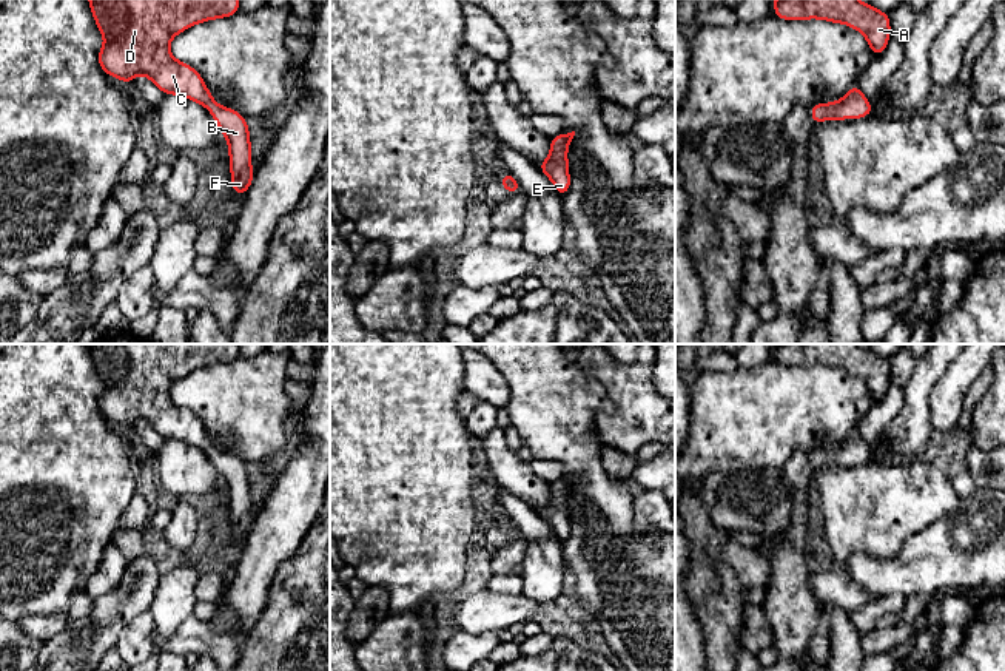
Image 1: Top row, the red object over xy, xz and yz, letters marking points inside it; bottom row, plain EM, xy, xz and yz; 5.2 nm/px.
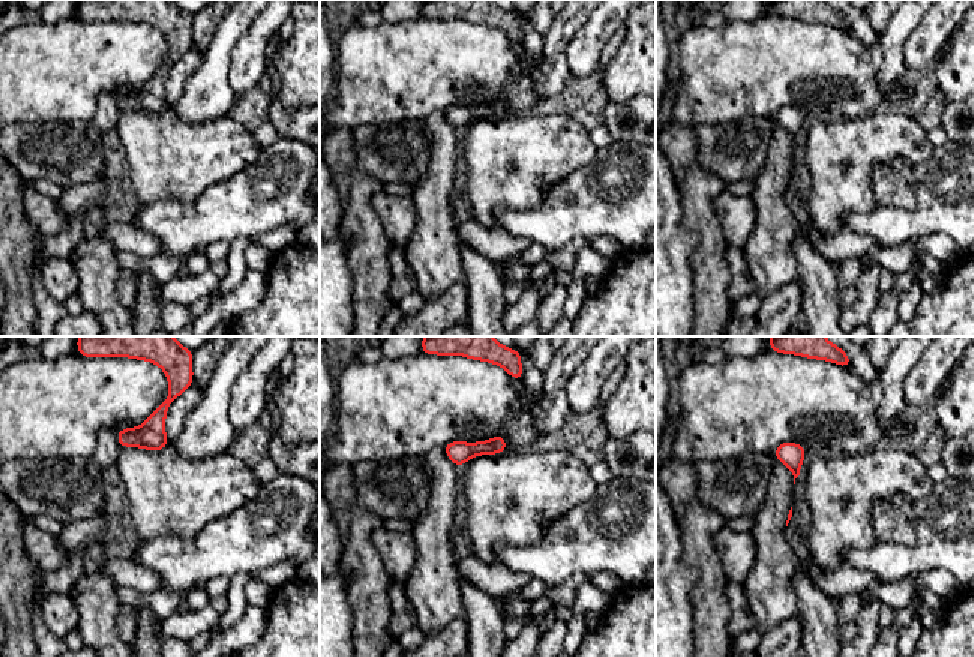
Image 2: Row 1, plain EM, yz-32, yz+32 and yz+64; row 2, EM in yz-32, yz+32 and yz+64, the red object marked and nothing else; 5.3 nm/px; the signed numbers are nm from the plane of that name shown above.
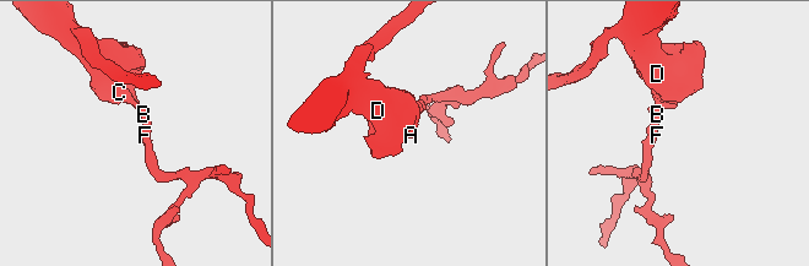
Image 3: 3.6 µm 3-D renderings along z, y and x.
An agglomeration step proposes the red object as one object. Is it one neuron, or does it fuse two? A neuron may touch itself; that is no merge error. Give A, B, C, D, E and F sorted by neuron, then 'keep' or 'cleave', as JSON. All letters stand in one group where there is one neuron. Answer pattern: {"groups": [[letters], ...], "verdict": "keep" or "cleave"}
{"groups": [["A", "B", "C", "D", "E", "F"]], "verdict": "keep"}

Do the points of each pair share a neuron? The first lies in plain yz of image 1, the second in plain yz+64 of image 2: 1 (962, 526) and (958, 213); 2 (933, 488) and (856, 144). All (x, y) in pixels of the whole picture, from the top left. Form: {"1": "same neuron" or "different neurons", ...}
{"1": "same neuron", "2": "same neuron"}

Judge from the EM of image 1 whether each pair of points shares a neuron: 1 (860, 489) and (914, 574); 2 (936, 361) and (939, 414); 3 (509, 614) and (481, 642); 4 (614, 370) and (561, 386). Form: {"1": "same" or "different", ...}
{"1": "different", "2": "different", "3": "different", "4": "different"}

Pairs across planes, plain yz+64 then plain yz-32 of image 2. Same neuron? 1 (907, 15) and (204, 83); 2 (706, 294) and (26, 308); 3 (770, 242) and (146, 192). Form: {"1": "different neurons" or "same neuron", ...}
{"1": "same neuron", "2": "same neuron", "3": "different neurons"}

